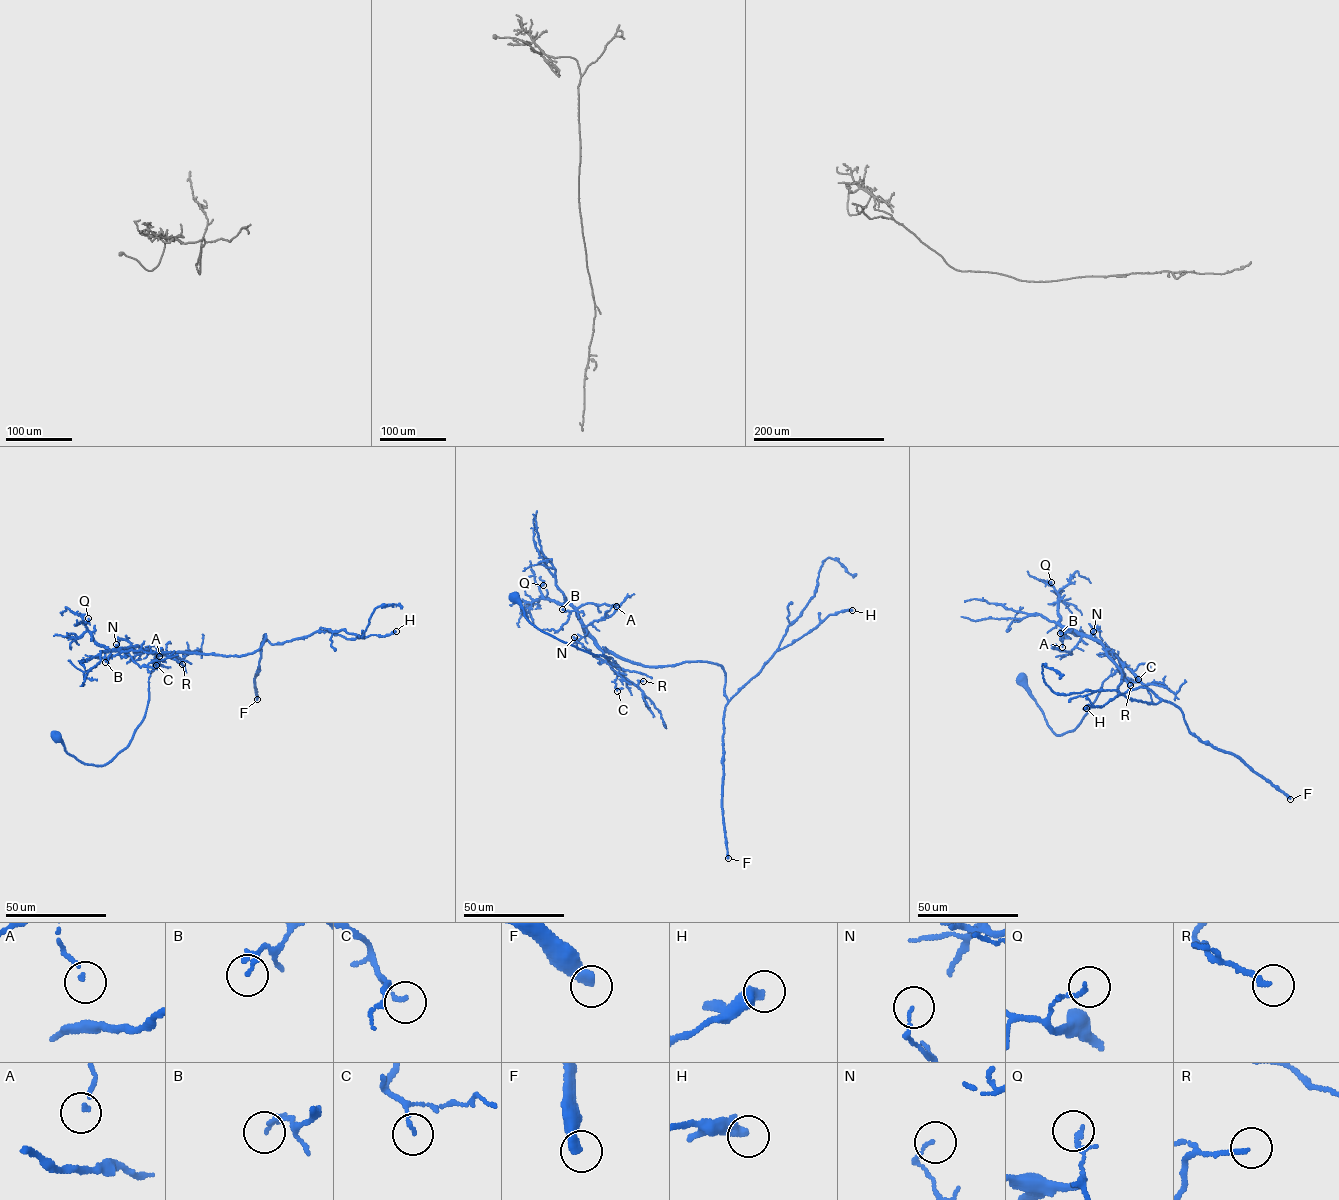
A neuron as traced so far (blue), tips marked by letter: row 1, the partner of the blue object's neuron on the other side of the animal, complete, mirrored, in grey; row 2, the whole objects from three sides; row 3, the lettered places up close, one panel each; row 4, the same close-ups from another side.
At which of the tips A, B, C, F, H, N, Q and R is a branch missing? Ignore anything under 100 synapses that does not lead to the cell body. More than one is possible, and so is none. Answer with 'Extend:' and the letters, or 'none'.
Extend: F

